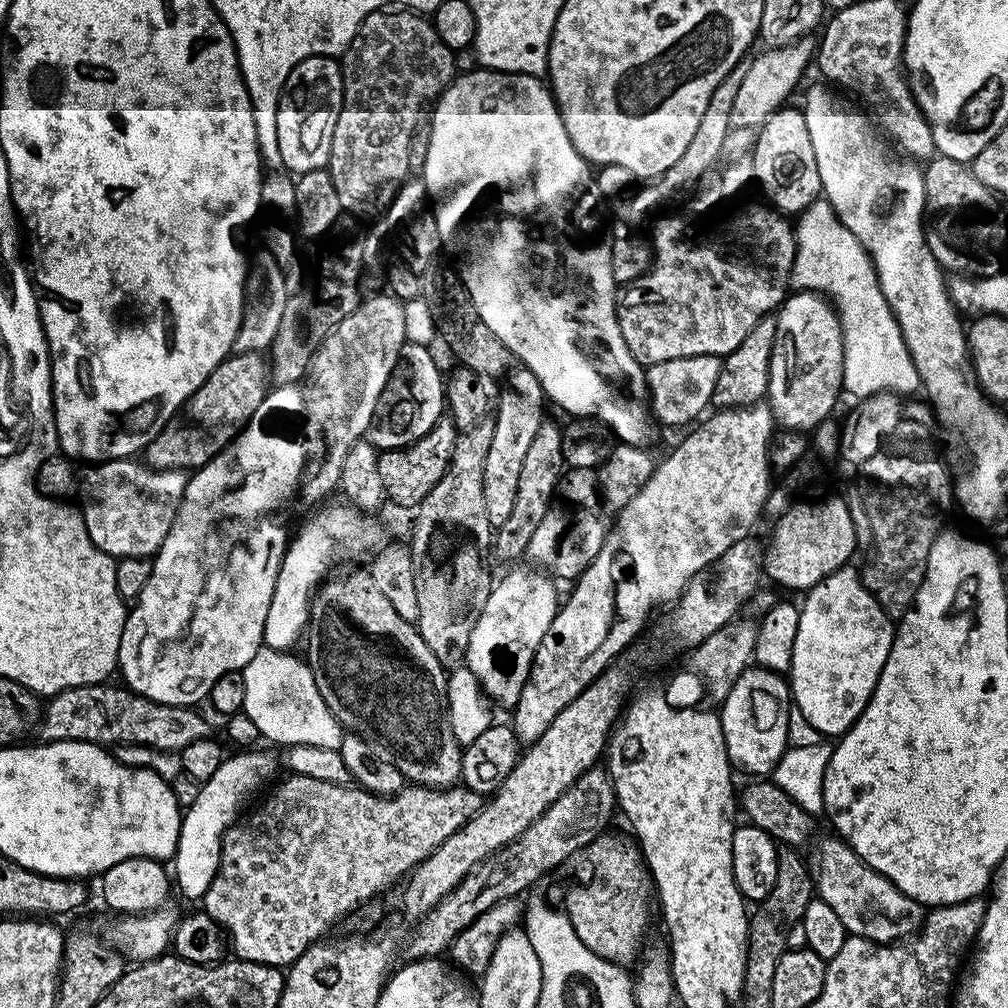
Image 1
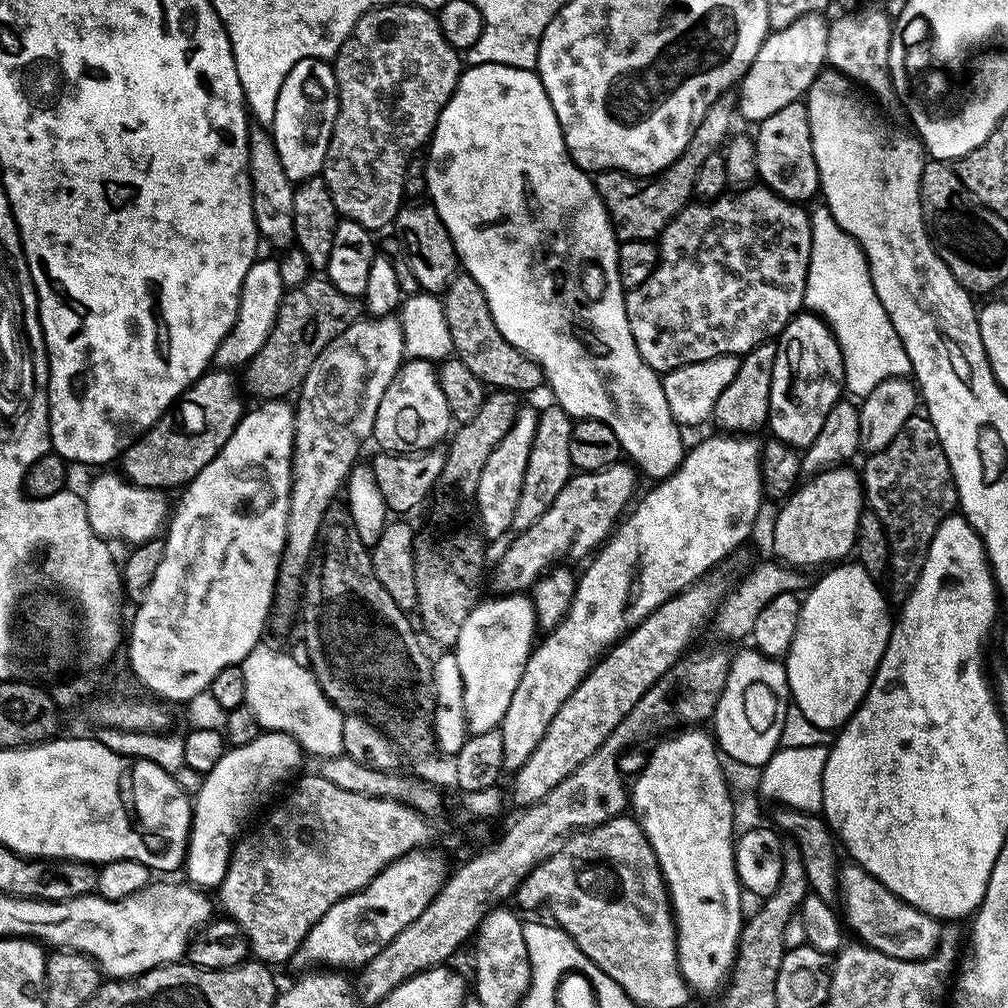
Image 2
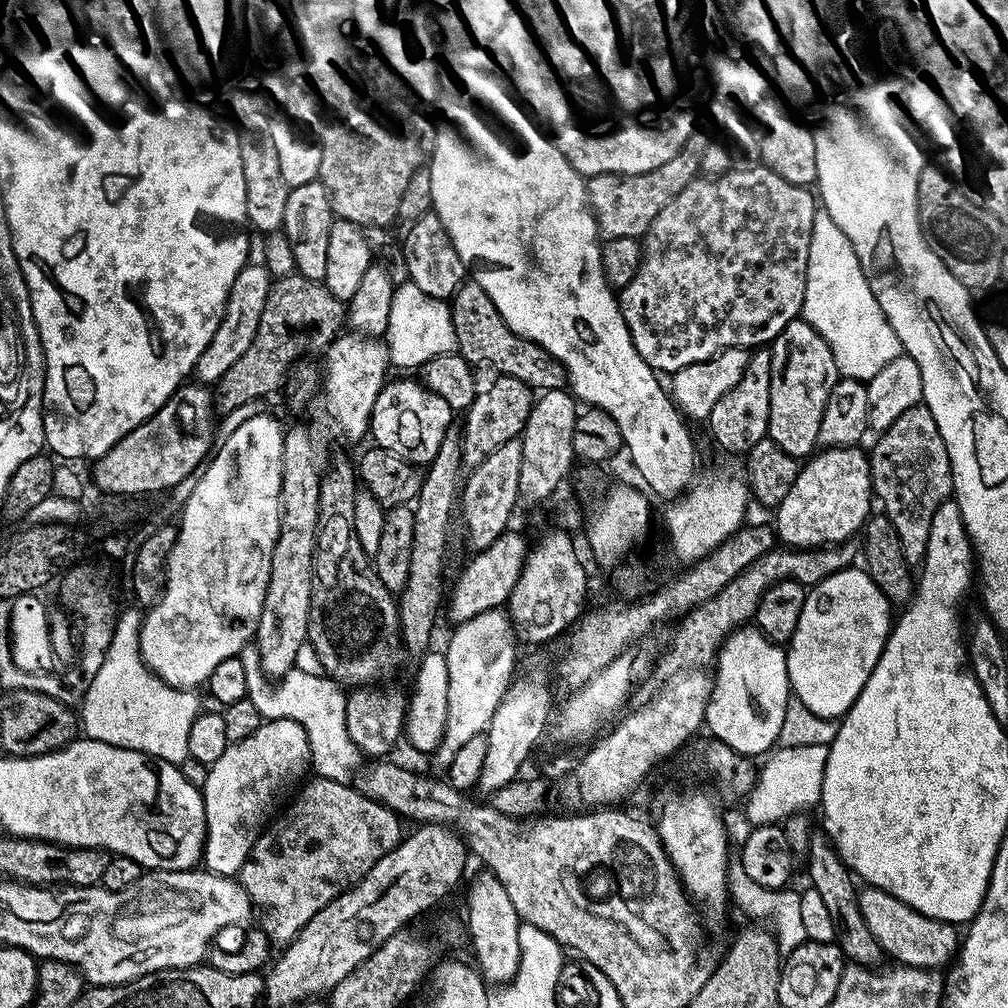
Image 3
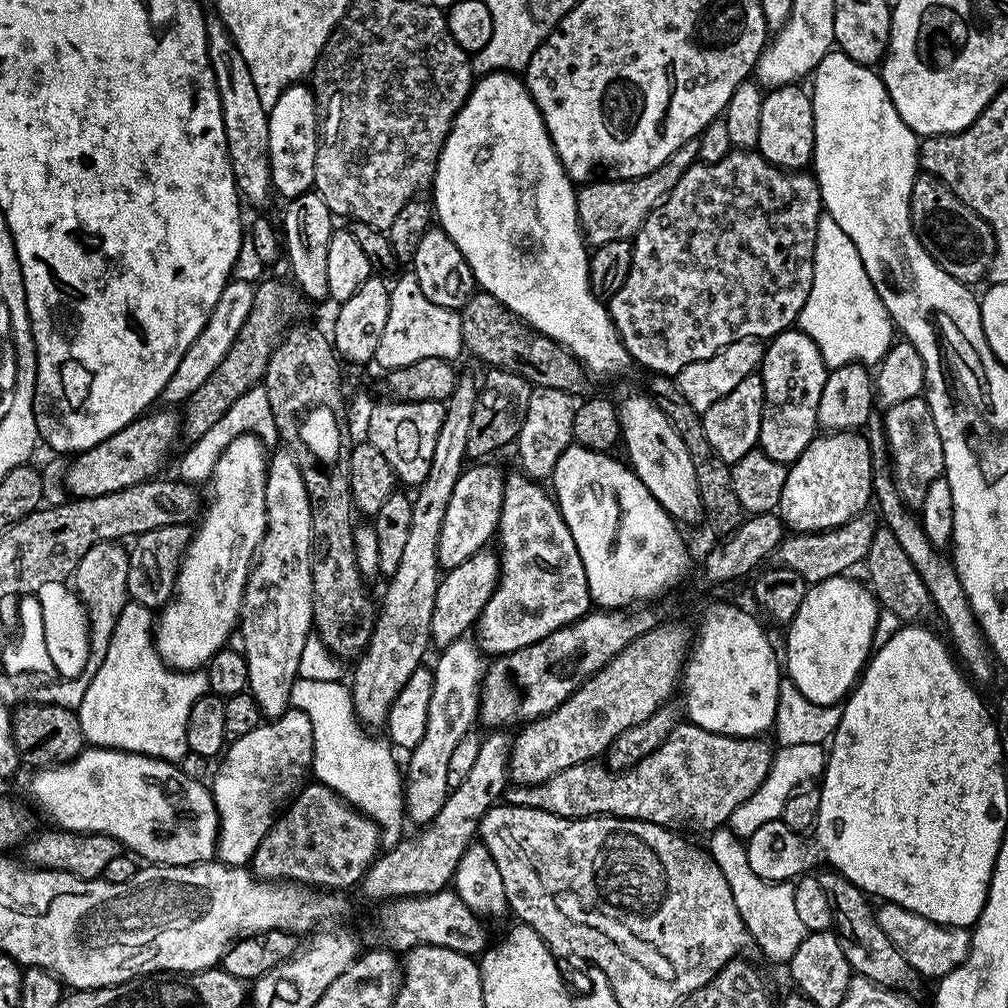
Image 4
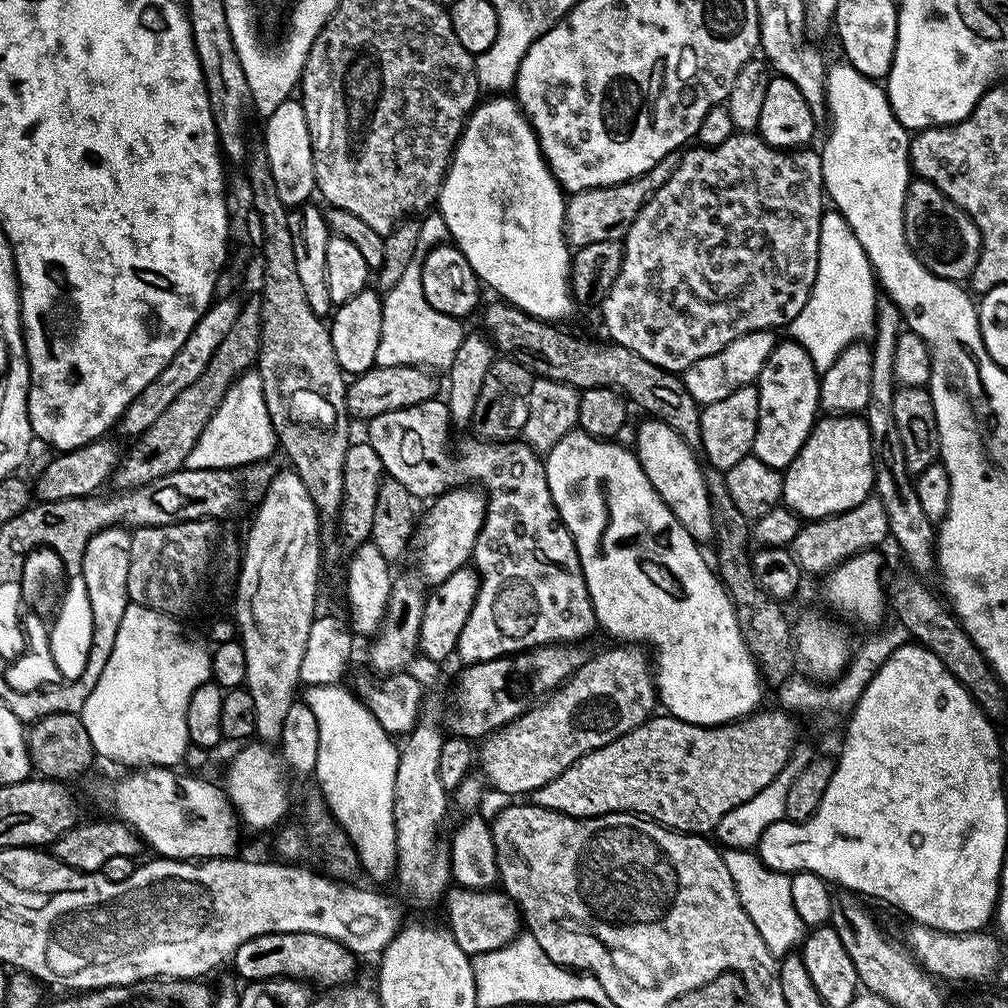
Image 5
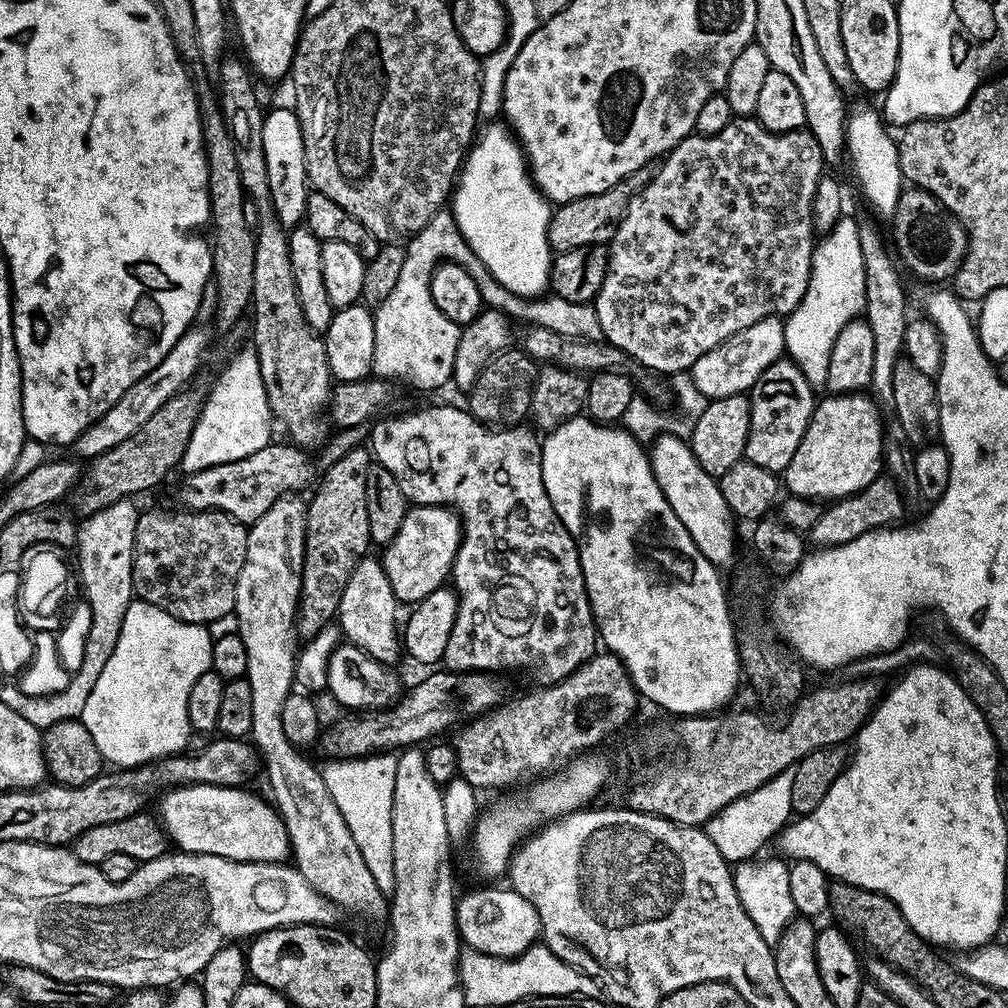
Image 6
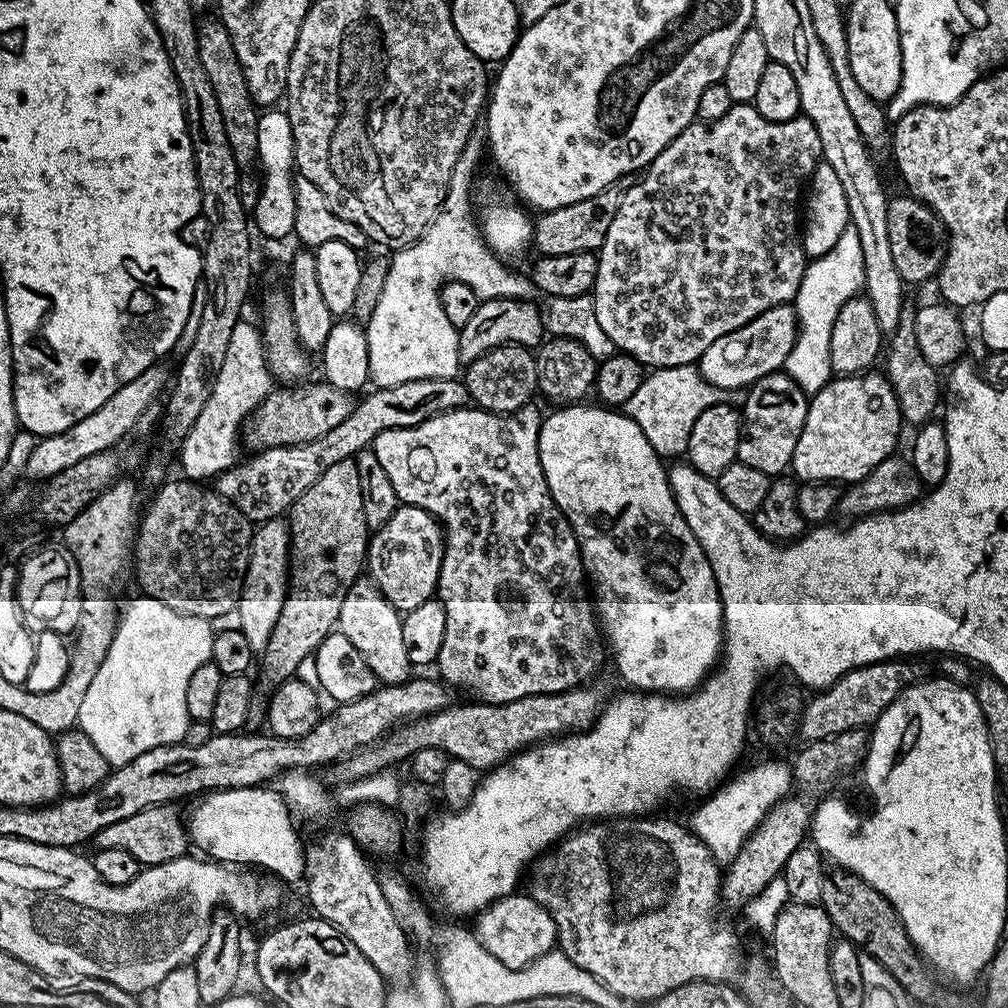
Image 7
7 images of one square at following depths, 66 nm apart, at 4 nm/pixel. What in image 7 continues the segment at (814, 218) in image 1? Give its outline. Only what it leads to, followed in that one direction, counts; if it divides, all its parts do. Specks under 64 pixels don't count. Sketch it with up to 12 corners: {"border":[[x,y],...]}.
{"border":[[849,226],[809,259],[783,371],[810,398],[834,373],[830,334],[863,288]]}

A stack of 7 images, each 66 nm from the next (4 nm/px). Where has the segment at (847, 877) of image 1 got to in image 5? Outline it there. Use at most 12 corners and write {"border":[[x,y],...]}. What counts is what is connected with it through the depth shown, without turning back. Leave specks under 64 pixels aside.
{"border":[[909,923],[906,947],[933,978],[984,980],[1000,964],[987,931]]}

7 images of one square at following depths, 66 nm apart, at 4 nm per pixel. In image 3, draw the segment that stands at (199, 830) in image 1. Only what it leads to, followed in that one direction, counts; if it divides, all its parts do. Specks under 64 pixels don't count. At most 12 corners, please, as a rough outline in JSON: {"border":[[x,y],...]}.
{"border":[[265,719],[202,789],[203,867],[235,877],[312,767]]}

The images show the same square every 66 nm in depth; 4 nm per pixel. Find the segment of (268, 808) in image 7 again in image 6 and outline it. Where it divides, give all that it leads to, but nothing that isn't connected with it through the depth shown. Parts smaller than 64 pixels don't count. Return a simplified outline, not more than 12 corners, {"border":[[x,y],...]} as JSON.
{"border":[[209,784],[170,788],[158,819],[182,852],[287,861],[267,799]]}

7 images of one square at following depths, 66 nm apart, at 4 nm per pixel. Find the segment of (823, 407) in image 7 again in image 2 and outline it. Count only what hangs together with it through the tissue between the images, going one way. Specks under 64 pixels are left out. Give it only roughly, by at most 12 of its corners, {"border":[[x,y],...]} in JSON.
{"border":[[848,466],[805,479],[779,505],[772,548],[797,569],[856,546],[866,508]]}

